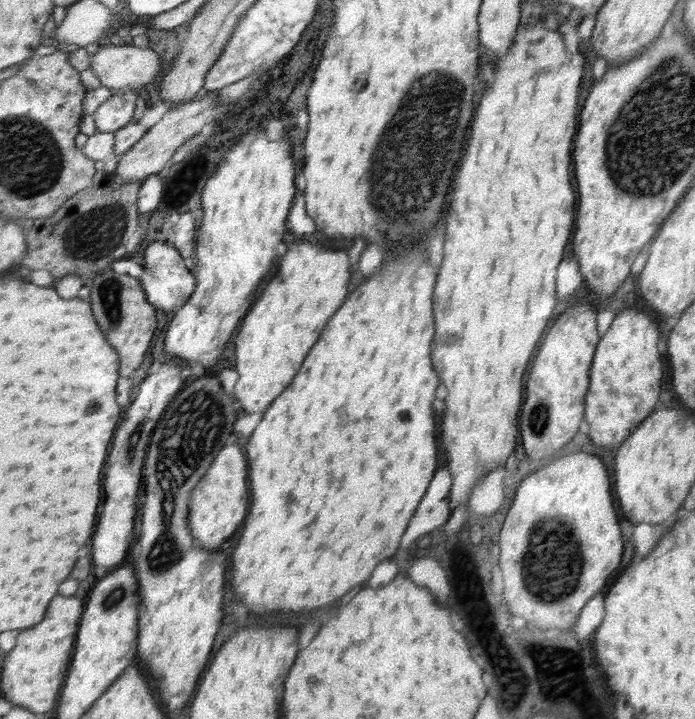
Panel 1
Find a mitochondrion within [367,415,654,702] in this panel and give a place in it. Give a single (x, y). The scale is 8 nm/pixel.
(541, 559)

